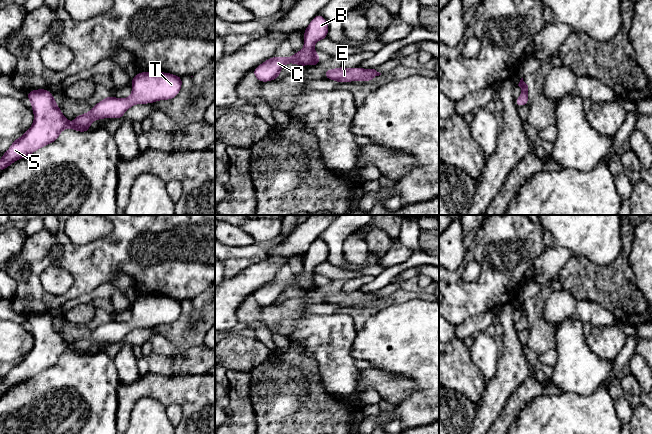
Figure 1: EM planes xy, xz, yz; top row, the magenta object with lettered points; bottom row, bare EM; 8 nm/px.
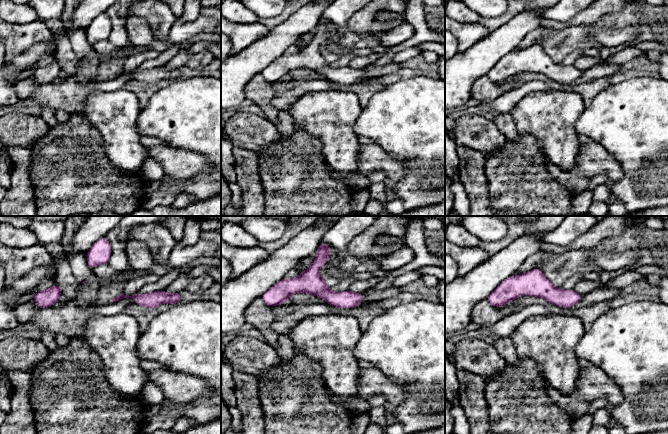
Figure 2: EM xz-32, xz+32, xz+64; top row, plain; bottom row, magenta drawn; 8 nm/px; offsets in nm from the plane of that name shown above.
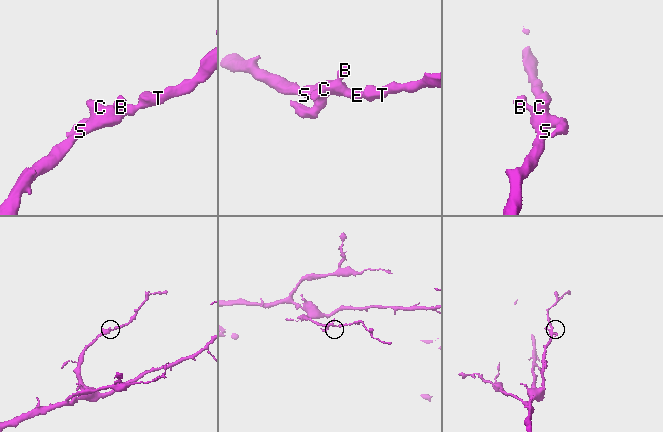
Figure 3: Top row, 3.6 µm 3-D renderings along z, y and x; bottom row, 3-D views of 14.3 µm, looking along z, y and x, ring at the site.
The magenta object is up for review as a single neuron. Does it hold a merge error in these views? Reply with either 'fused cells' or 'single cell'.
single cell

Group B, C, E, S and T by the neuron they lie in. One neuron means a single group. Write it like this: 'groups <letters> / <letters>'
groups B C E S T

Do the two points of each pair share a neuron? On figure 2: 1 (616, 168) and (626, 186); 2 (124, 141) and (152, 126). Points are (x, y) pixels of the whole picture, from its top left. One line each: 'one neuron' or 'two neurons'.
1: two neurons
2: two neurons

